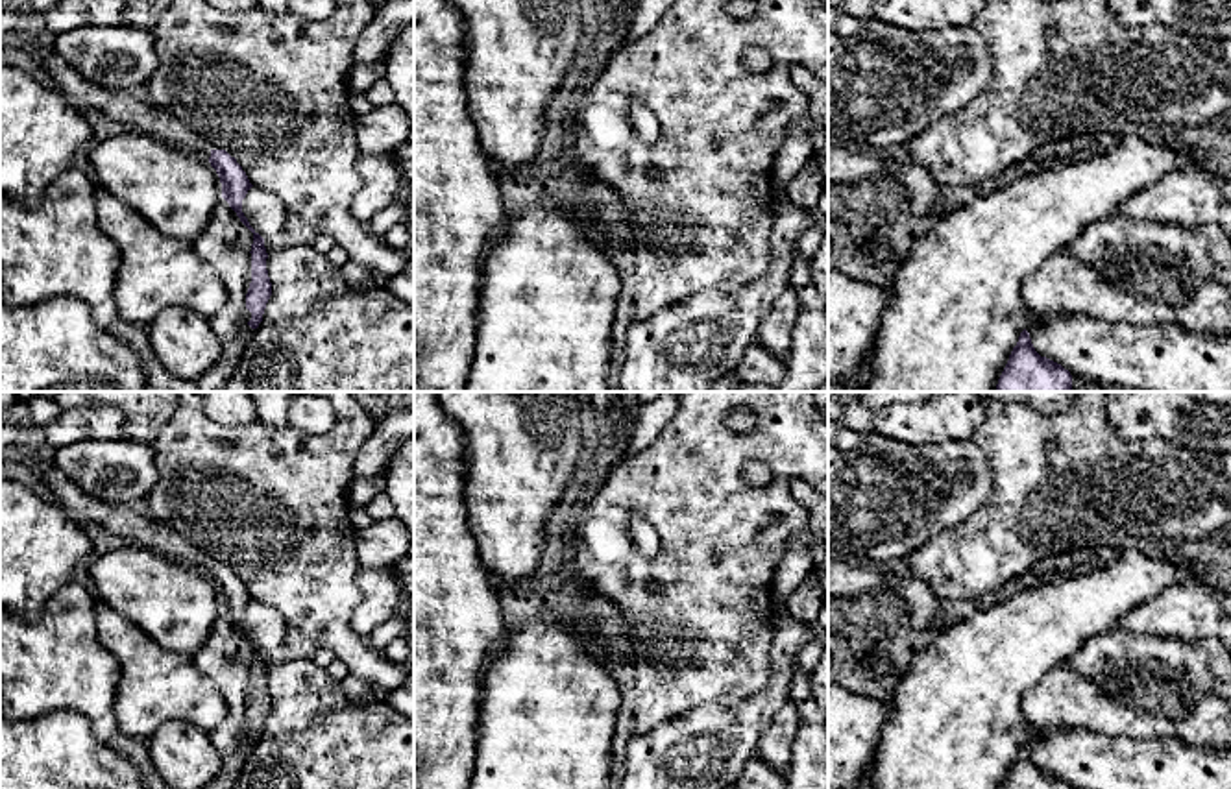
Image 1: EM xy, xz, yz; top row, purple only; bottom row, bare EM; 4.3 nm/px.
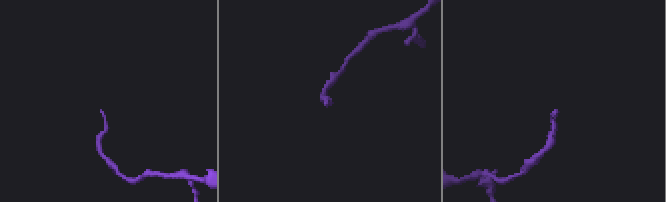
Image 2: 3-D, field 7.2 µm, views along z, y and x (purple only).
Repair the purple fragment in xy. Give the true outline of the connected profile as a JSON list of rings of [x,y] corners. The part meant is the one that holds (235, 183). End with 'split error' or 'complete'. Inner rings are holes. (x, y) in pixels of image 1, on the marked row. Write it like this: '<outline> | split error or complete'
[[[54,48],[46,52],[46,67],[57,89],[79,109],[98,111],[111,120],[120,122],[126,131],[150,135],[211,163],[222,183],[222,198],[253,233],[250,251],[251,283],[246,294],[246,309],[251,312],[248,325],[257,329],[272,296],[272,283],[266,270],[268,253],[264,238],[250,225],[242,212],[242,200],[253,185],[237,159],[225,150],[211,150],[181,120],[153,105],[142,92],[109,91],[83,78]]] | split error

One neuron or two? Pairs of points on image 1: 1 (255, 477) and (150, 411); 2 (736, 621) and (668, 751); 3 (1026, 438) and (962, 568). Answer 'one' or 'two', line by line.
1: two
2: two
3: one

